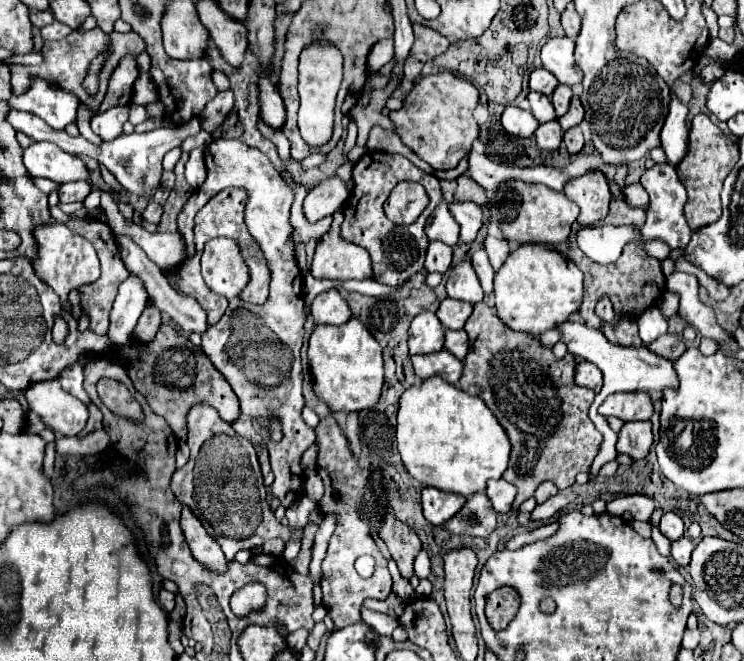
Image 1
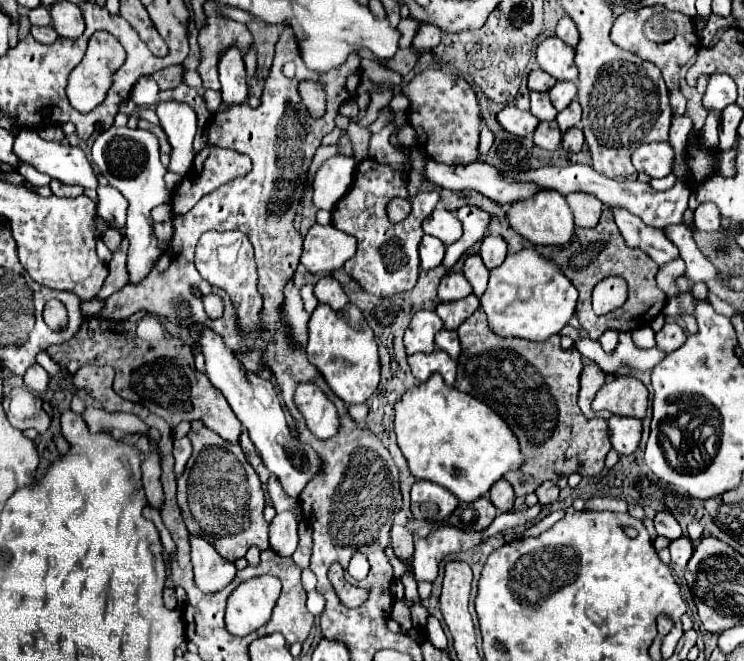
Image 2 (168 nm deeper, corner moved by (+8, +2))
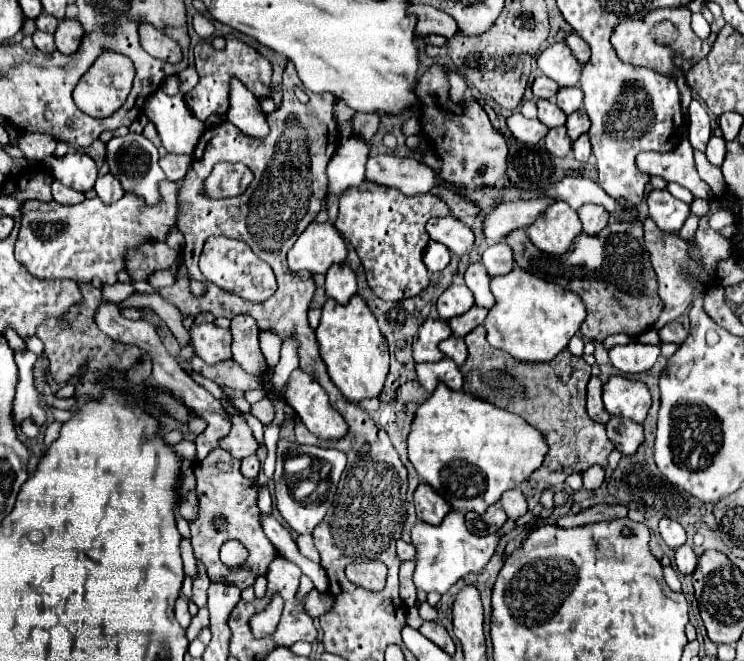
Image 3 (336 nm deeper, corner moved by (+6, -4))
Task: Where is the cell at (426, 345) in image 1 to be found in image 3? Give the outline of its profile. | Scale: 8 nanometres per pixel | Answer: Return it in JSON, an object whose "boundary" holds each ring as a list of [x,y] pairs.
{"boundary":[[[428,318],[420,326],[420,332],[412,344],[414,360],[416,362],[438,362],[444,354],[438,350],[438,342],[446,340],[450,336],[450,328],[444,320]]]}

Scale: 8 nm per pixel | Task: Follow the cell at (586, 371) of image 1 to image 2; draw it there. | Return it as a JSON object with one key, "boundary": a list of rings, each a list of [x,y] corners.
{"boundary":[[[594,364],[584,366],[582,376],[580,376],[580,400],[578,400],[578,404],[580,404],[582,413],[588,419],[596,416],[608,420],[608,418],[612,416],[610,412],[594,412],[594,410],[590,408],[590,404],[592,404],[596,393],[600,390],[600,386],[604,384],[604,380],[606,380],[606,374],[602,374],[599,366],[594,366]]]}

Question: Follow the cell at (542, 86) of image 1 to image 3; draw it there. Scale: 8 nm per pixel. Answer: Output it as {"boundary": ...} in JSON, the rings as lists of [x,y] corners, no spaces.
{"boundary":[[[544,74],[538,76],[534,80],[534,84],[532,84],[532,92],[534,92],[536,98],[552,98],[552,96],[556,96],[558,88],[560,86],[554,80],[550,80],[548,76],[544,76]]]}

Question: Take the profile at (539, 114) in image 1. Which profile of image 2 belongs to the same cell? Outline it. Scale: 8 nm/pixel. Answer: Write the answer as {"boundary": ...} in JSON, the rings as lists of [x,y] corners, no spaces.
{"boundary":[[[532,92],[530,94],[530,100],[532,100],[532,114],[538,118],[538,120],[554,120],[558,110],[552,106],[548,94],[538,94],[538,92]]]}

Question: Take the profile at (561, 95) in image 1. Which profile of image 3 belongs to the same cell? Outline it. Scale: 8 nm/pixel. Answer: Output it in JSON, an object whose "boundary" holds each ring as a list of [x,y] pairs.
{"boundary":[[[572,86],[572,88],[560,88],[556,94],[556,104],[564,114],[572,114],[574,110],[578,110],[582,106],[582,90],[580,86]]]}

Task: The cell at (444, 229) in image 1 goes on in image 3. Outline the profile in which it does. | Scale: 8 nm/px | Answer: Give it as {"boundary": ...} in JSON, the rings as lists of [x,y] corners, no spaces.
{"boundary":[[[454,216],[430,218],[426,224],[426,232],[430,234],[432,240],[448,246],[448,250],[456,256],[462,256],[464,252],[468,252],[474,242],[472,230]]]}

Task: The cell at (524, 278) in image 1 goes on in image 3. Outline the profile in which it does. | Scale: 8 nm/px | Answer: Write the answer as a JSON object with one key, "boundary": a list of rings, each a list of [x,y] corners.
{"boundary":[[[498,242],[486,248],[482,264],[490,276],[496,276],[490,280],[490,290],[496,298],[496,304],[488,310],[484,320],[488,342],[494,348],[526,362],[548,362],[560,354],[586,318],[586,308],[580,296],[514,266],[512,250],[506,242]]]}

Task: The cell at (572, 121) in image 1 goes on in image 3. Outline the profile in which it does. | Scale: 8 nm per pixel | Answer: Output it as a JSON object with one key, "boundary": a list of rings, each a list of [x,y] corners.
{"boundary":[[[584,108],[572,112],[568,116],[568,120],[566,120],[566,130],[568,130],[568,136],[572,140],[576,140],[580,134],[588,132],[588,128],[590,128],[590,118],[588,118],[588,114],[586,114]]]}

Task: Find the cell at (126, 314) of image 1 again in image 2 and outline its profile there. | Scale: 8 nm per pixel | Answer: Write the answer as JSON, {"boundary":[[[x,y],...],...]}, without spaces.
{"boundary":[[[110,128],[104,130],[92,148],[92,156],[100,172],[108,178],[110,186],[122,192],[122,196],[130,202],[128,206],[128,222],[126,222],[126,238],[130,242],[128,246],[128,274],[130,274],[130,284],[138,284],[142,278],[148,276],[152,270],[154,262],[160,258],[160,248],[158,240],[152,230],[152,208],[166,204],[170,200],[170,192],[164,182],[166,168],[160,162],[160,152],[158,152],[158,138],[140,128]]]}

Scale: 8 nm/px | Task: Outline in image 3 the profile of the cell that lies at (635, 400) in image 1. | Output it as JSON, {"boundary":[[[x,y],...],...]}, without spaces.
{"boundary":[[[610,376],[610,380],[604,384],[604,408],[612,416],[630,418],[642,424],[650,410],[648,386],[640,380]]]}

